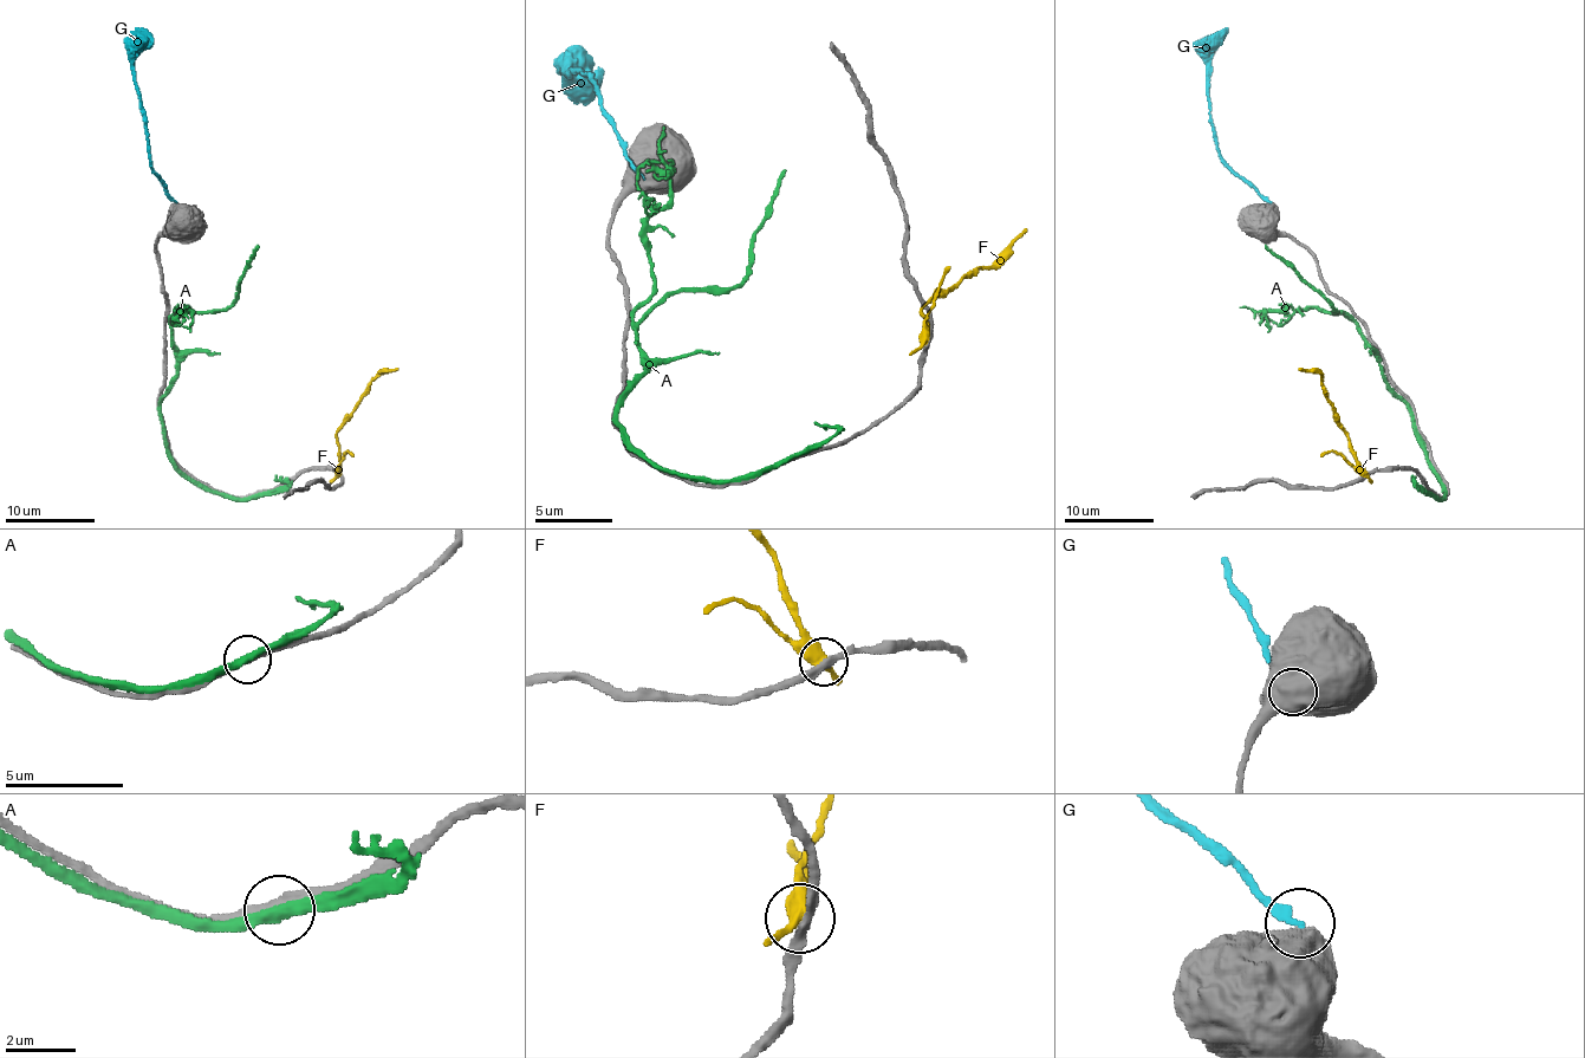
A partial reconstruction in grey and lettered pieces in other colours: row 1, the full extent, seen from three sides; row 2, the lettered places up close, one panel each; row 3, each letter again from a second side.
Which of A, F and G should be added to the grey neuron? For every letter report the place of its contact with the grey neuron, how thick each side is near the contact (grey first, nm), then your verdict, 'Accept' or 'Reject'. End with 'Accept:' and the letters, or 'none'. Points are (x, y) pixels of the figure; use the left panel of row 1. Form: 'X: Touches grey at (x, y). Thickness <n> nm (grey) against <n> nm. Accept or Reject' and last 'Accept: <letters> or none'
A: Touches grey at (257, 495). Thickness 240 nm (grey) against 320 nm. Reject
F: Touches grey at (338, 474). Thickness 280 nm (grey) against 440 nm. Reject
G: Touches grey at (175, 201). Thickness 950 nm (grey) against 240 nm. Reject
Accept: none

